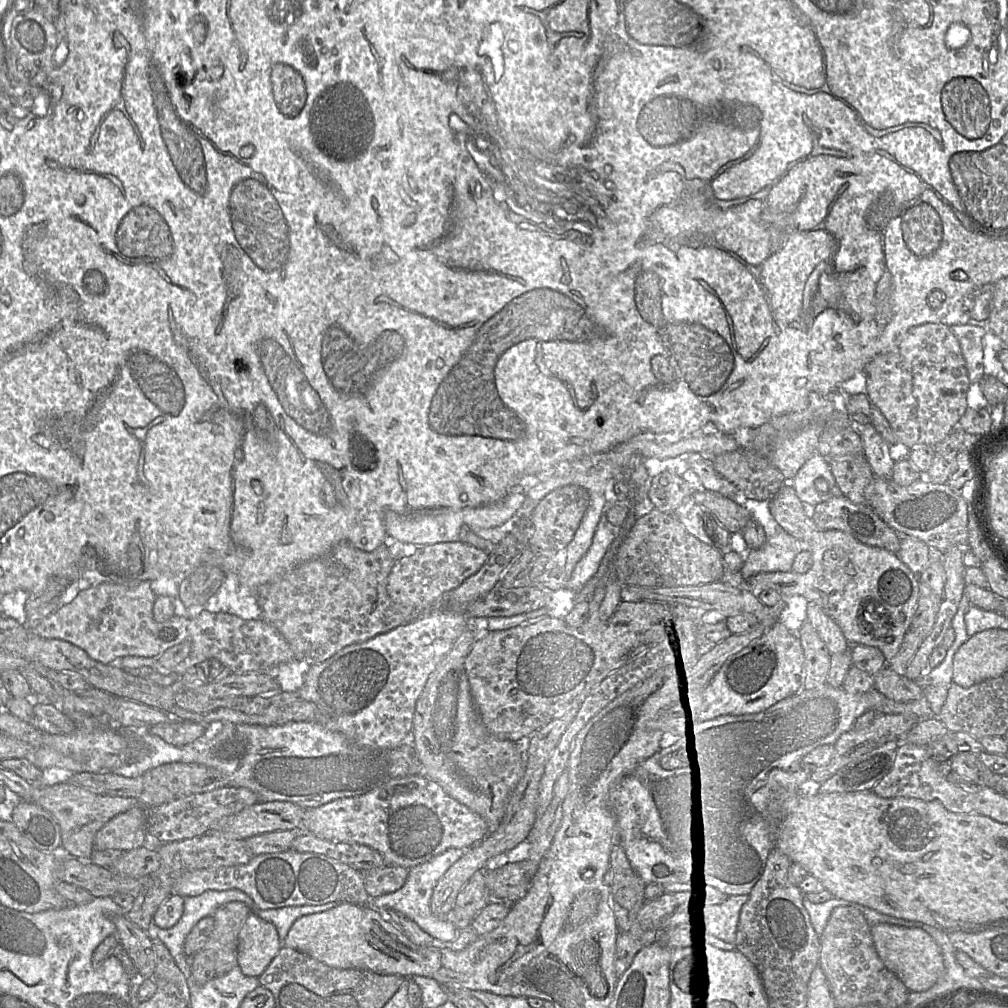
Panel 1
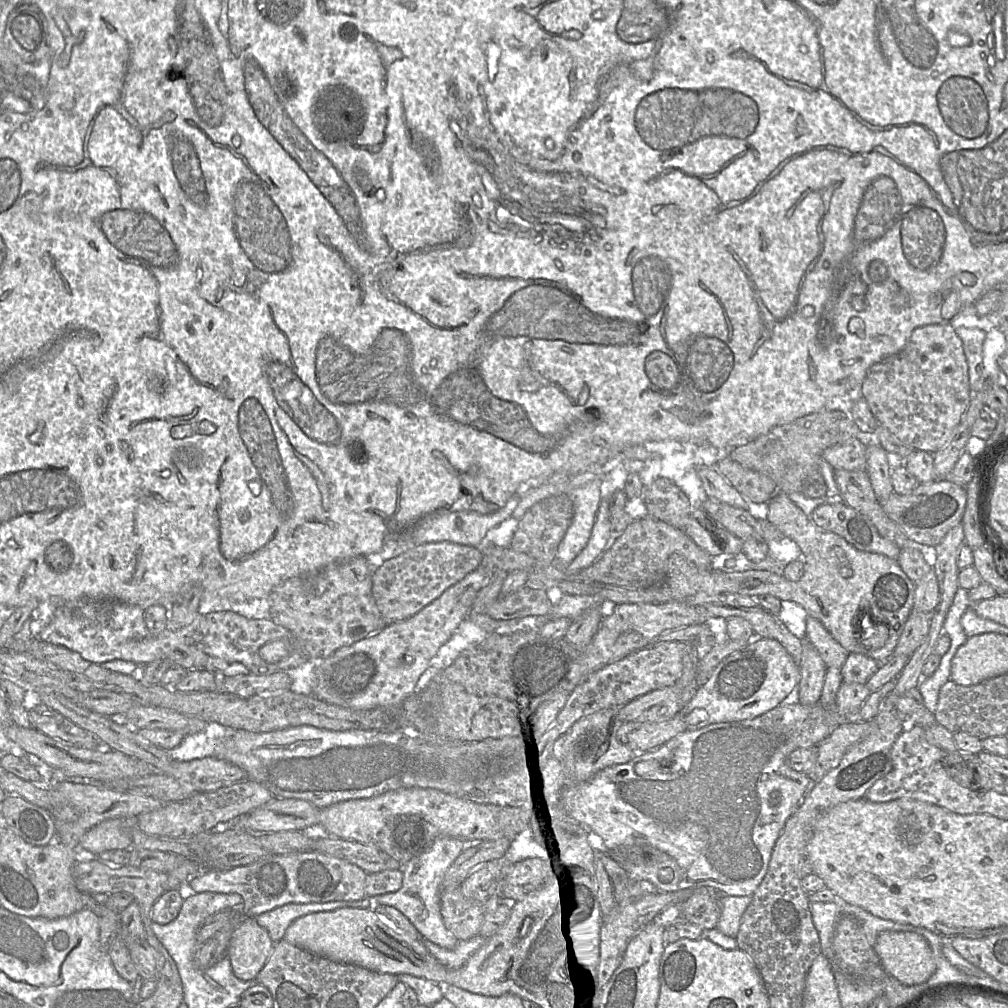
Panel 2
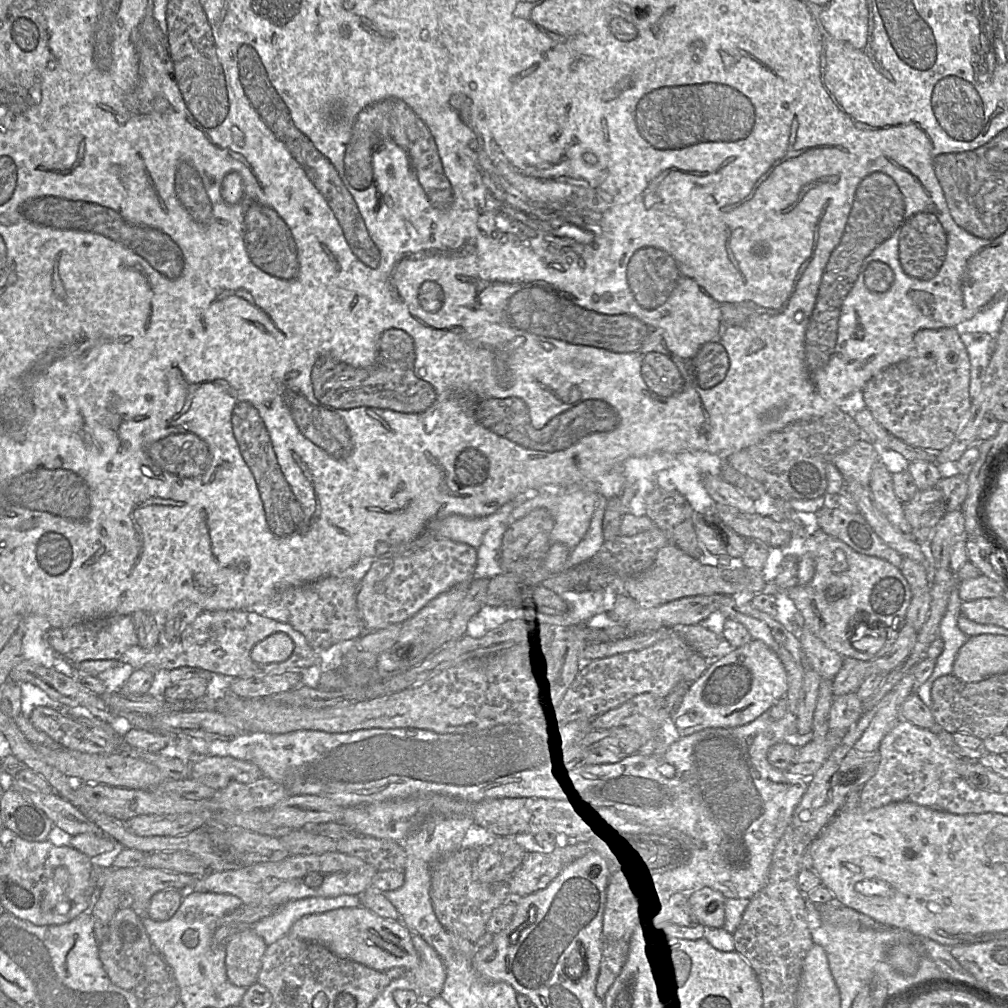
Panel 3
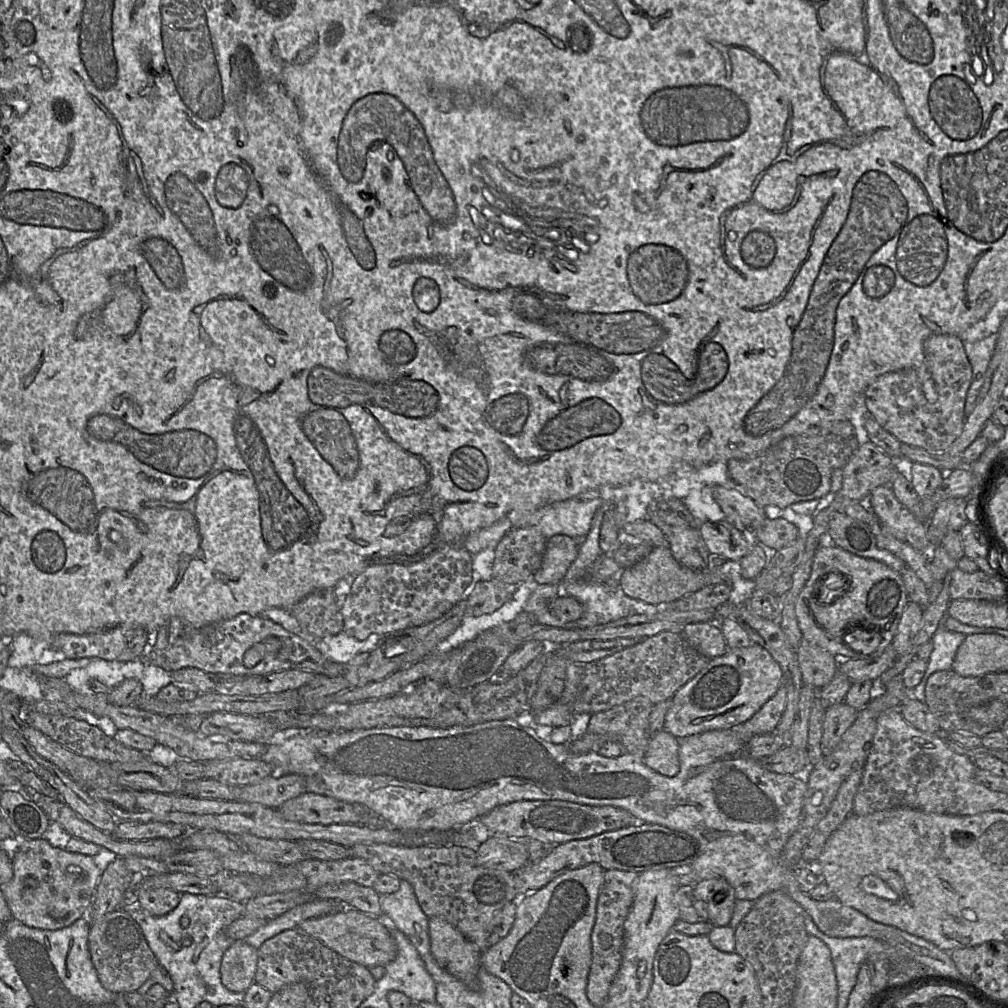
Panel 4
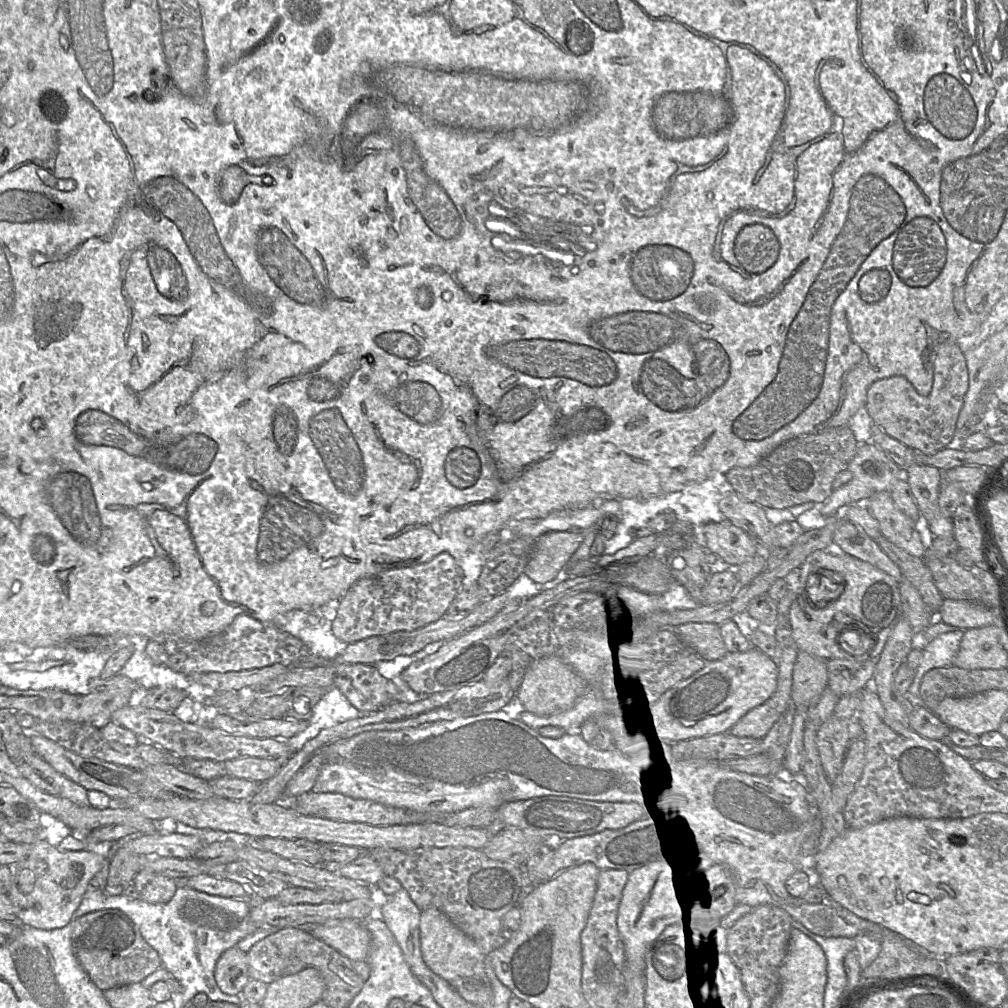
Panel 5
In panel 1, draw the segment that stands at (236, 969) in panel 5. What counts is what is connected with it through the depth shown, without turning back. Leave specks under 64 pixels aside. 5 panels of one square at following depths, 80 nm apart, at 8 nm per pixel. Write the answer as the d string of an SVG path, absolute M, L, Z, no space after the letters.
M251 912L239 933L237 966L244 975L259 977L282 946L276 927Z

